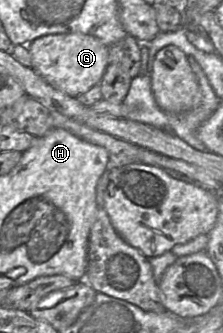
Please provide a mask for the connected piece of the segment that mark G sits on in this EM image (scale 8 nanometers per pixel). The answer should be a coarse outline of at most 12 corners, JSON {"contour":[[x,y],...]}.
{"contour":[[80,33],[27,46],[32,69],[77,98],[97,86],[109,47]]}

